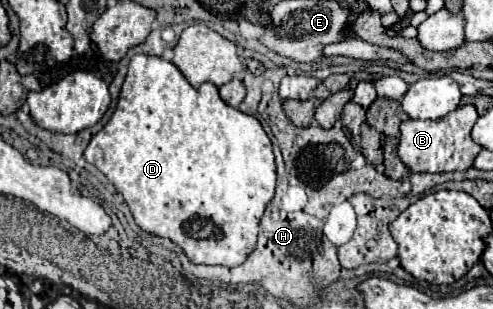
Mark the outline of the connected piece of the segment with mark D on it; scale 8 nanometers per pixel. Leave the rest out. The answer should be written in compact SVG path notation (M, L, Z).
M137 54L127 70L127 78L123 82L121 94L119 94L119 102L117 108L111 116L111 120L101 128L101 132L97 132L87 150L85 150L85 160L93 166L97 166L113 184L115 188L121 192L121 196L125 198L127 206L131 208L135 222L147 230L149 234L155 236L163 236L169 238L173 242L177 242L189 256L189 260L199 262L199 264L223 264L223 266L237 266L239 262L245 260L245 256L255 248L257 244L257 232L259 232L259 220L263 216L265 206L271 202L273 198L273 190L276 189L276 164L273 160L273 150L271 150L271 140L267 136L267 132L263 130L263 126L259 124L259 120L255 116L243 114L241 110L225 104L219 96L219 88L211 82L201 84L199 88L193 88L187 78L181 74L181 70L161 58L161 56L151 56L151 54Z

